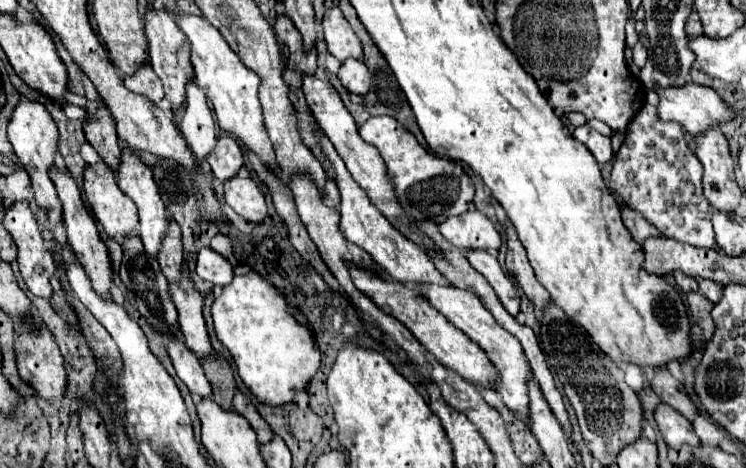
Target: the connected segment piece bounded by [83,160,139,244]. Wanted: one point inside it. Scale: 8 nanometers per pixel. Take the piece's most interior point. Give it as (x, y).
(118, 214)

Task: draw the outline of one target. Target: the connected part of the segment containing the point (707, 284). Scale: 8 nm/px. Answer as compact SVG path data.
M697 278L697 282L699 282L699 292L703 296L707 296L713 304L717 304L717 300L721 298L723 286L717 284L717 282L713 282L713 280L705 280L705 278Z

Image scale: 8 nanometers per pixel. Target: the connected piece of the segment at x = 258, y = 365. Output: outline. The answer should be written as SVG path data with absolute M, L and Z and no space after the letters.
M211 248L199 250L197 274L203 280L219 286L227 284L221 296L215 298L211 316L215 322L215 334L231 352L245 386L263 404L289 404L319 370L319 348L311 330L295 318L285 298L267 280L263 280L257 272L233 278L229 260Z

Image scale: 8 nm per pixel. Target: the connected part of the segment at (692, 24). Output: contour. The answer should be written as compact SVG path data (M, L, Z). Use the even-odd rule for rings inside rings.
M693 10L691 14L689 14L689 18L687 18L687 22L685 22L685 30L689 32L689 34L703 34L703 28L701 28L701 22L699 22L699 14L697 14L697 10Z

